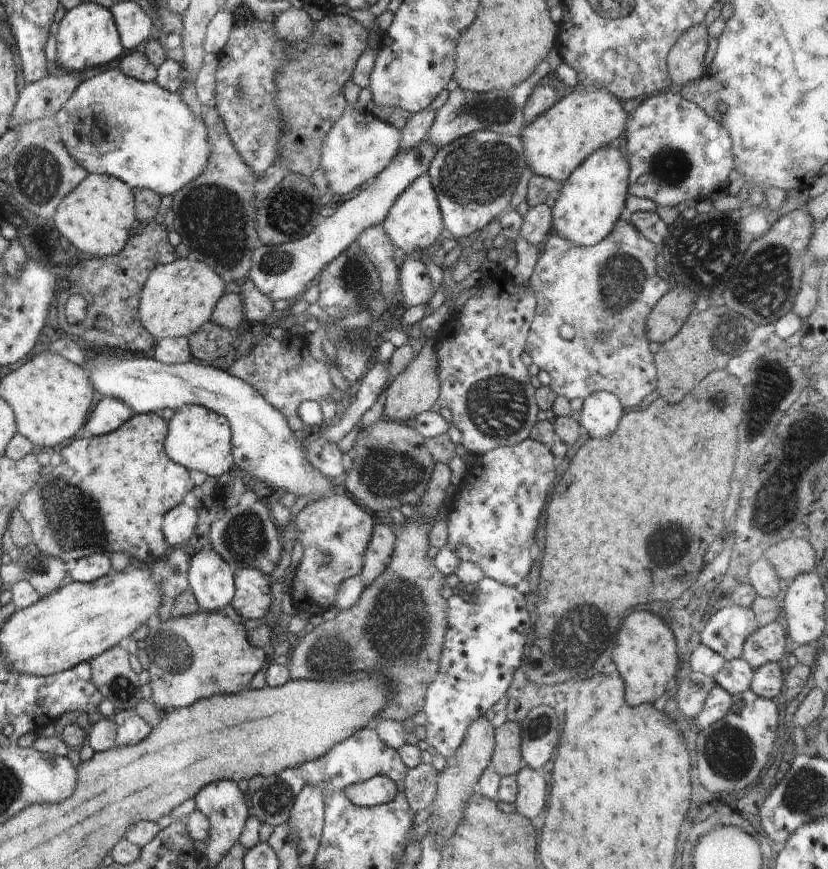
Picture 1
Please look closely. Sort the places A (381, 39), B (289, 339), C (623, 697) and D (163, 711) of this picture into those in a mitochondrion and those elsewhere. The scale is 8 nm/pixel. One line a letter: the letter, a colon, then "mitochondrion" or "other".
A: other
B: other
C: other
D: other

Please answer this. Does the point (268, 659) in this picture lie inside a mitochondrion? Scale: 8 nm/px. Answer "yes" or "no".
no

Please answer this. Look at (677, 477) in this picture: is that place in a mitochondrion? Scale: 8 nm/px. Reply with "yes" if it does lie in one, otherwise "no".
no

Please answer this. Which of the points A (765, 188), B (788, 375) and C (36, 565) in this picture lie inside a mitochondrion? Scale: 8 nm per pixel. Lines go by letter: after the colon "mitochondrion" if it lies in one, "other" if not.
A: other
B: mitochondrion
C: mitochondrion

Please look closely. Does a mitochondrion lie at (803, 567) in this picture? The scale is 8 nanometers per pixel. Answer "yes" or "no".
no

